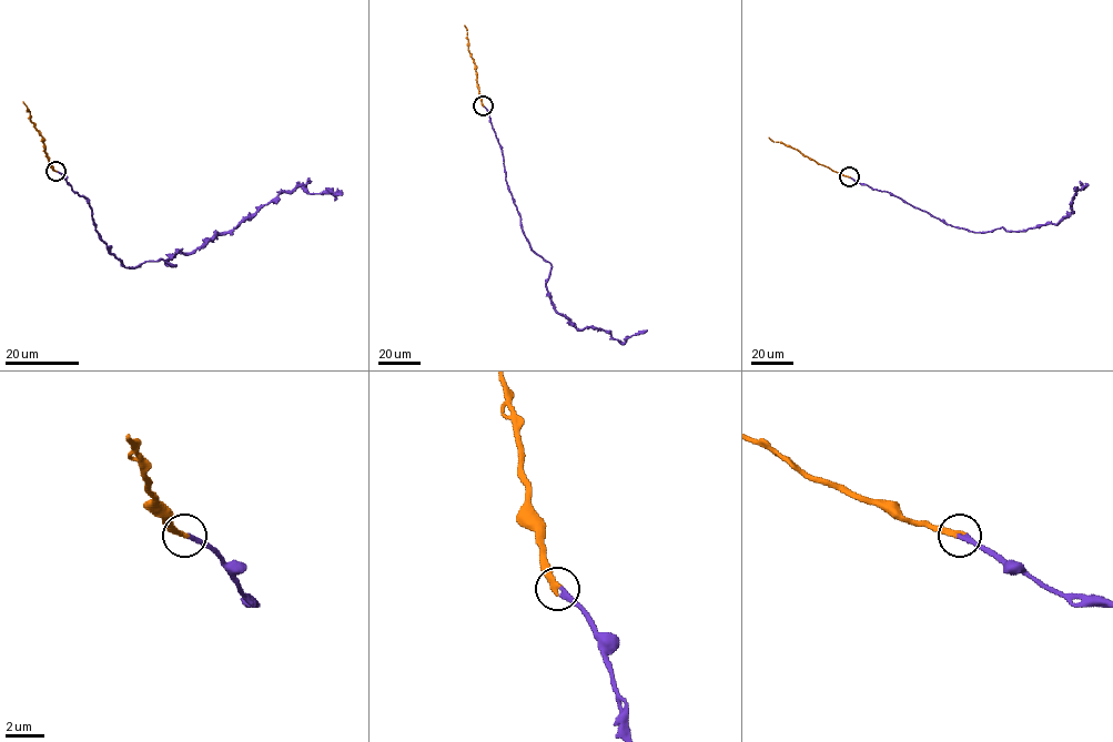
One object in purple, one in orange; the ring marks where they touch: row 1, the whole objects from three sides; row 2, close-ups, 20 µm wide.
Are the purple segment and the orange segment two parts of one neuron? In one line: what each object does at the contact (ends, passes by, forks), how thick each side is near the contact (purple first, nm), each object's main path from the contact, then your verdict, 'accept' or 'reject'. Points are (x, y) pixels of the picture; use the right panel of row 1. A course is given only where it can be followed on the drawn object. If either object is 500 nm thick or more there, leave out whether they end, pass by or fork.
purple ends; orange ends; calibres 280 and 320 nm; course purple (849, 178), (974, 232), (1003, 227), (1025, 231), (1056, 224), (1073, 212), (1073, 195), (1086, 185), (1073, 189); course orange (849, 178), (768, 136); accept

